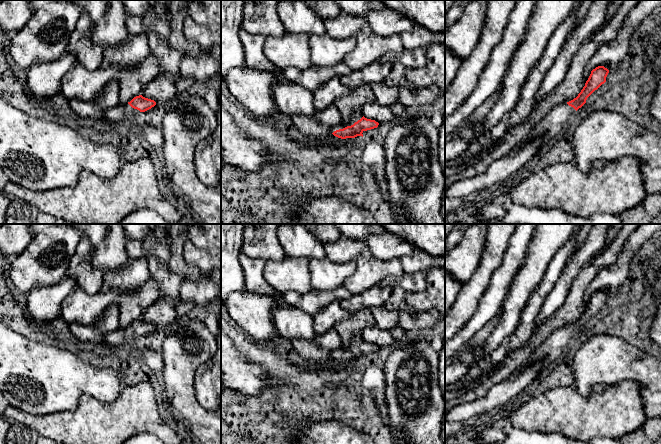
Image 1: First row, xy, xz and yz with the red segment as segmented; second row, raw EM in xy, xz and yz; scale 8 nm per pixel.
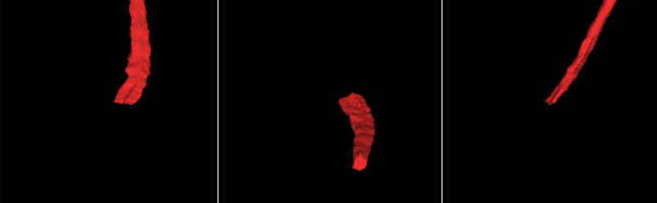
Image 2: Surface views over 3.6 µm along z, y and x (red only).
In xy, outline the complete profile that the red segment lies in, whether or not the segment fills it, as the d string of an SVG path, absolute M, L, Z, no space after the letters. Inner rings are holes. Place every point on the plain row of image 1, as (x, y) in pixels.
M142 319L134 321L125 329L117 329L108 333L105 338L105 345L115 350L117 347L126 347L132 345L132 342L140 336L145 336L156 329L154 324L143 321Z

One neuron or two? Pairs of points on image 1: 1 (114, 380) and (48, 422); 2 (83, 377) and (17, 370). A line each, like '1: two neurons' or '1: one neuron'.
1: two neurons
2: one neuron

